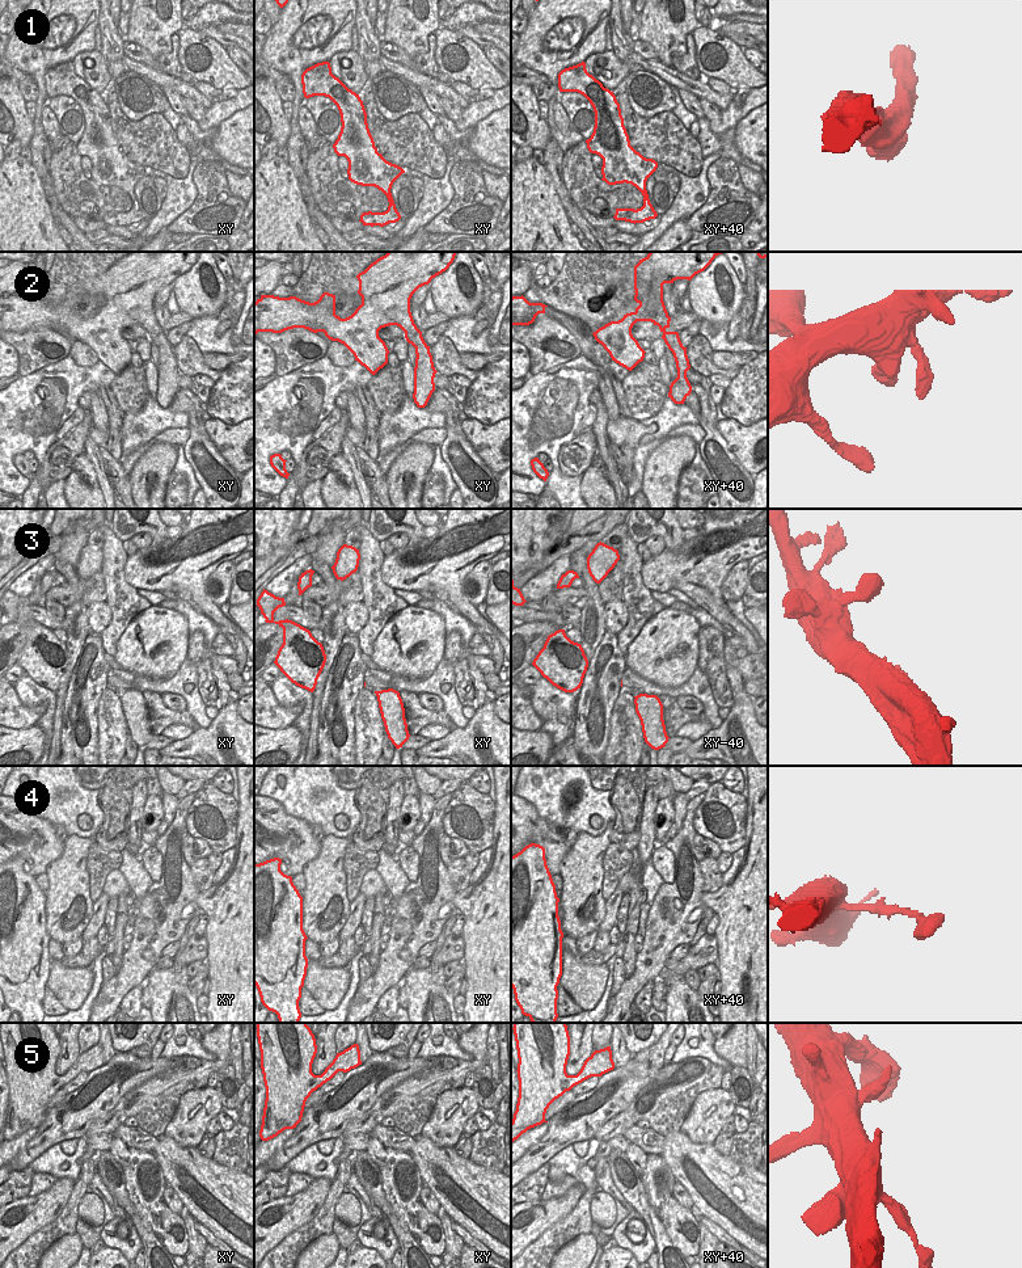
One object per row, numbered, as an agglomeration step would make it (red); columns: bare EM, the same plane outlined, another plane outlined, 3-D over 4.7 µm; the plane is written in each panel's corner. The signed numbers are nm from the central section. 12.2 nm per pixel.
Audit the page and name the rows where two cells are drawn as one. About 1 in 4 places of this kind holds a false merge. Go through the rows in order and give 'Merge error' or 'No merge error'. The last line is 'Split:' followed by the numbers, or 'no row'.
1: No merge error
2: No merge error
3: No merge error
4: No merge error
5: No merge error
Split: no row

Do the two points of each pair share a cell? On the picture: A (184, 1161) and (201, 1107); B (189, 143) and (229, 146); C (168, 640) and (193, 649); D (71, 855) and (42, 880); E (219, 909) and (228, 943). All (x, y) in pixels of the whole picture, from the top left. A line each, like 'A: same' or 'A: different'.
A: different
B: same
C: different
D: different
E: same

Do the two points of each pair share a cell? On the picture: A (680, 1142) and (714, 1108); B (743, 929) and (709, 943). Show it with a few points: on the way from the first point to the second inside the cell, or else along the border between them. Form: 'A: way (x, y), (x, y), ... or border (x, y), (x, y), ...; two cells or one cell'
A: border (680, 1130), (693, 1142), (712, 1144); two cells
B: border (713, 935), (717, 943), (717, 961); two cells

